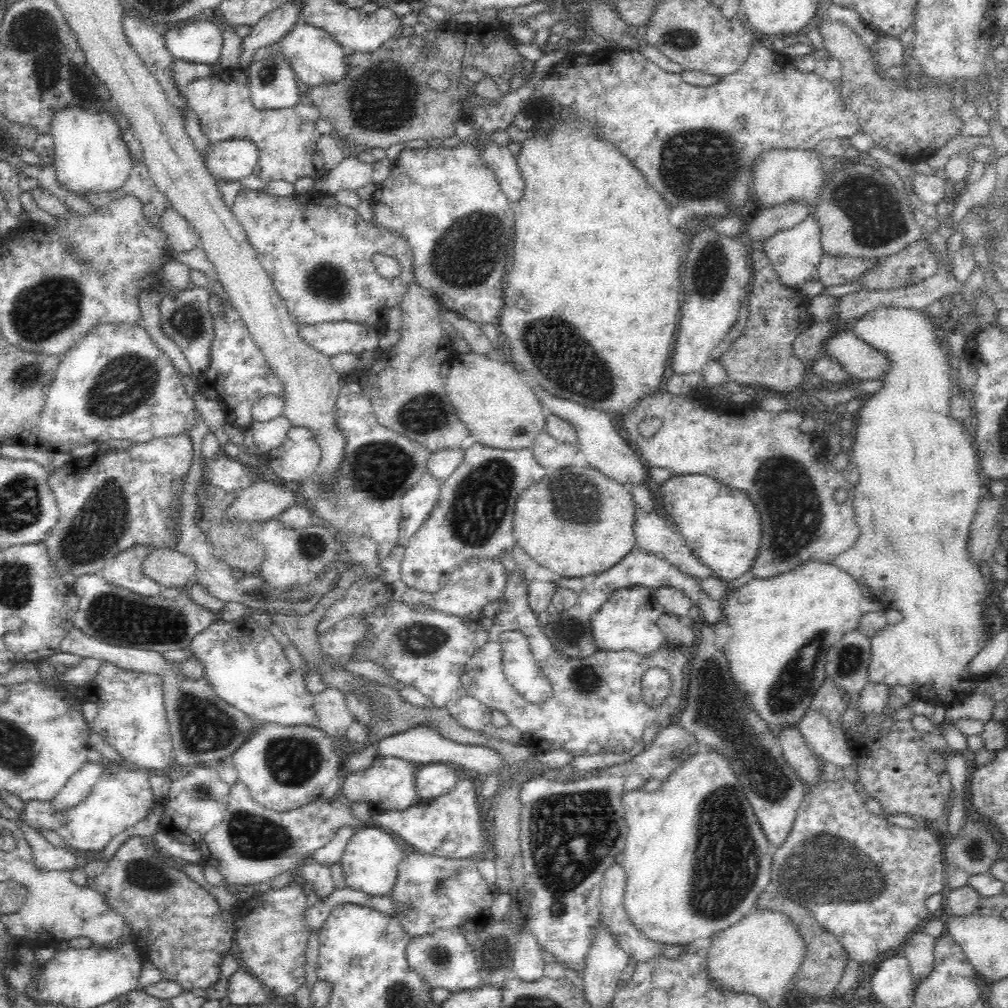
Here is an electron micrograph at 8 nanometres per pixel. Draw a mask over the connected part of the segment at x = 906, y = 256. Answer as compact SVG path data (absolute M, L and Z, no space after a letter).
M922 239L909 242L891 257L878 274L868 276L862 281L868 288L884 289L892 286L906 286L905 280L924 281L936 270L935 255L928 250Z

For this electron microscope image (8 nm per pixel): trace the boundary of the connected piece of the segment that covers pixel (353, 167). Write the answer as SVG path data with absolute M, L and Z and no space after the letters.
M358 157L343 158L336 167L315 179L314 188L323 193L334 194L341 188L357 190L372 182L372 163L361 162Z

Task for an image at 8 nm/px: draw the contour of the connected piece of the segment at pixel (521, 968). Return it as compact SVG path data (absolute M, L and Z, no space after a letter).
M528 930L517 938L514 957L512 960L511 976L525 982L535 982L544 977L545 963L539 954L537 941Z

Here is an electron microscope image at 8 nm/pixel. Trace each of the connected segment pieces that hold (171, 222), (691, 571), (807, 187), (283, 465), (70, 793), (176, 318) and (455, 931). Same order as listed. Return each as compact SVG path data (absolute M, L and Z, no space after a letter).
M168 204L162 210L158 223L166 233L166 244L171 254L188 252L188 250L192 250L194 246L199 244L199 233L197 230L171 204Z
M638 510L634 533L638 548L641 547L644 552L668 562L678 571L696 580L708 580L710 576L715 576L713 570L684 544L682 538L674 536L674 532L664 526L663 518L654 511L645 513Z
M770 148L754 158L750 164L750 184L753 198L762 202L762 206L770 206L790 198L812 198L816 202L818 190L827 177L822 168L819 153L802 148Z
M292 427L286 438L273 448L263 463L268 471L283 481L310 478L320 461L320 447L304 427Z
M88 761L83 764L60 788L58 794L51 801L50 806L54 812L70 811L79 805L91 793L92 787L103 773L102 762Z
M194 286L183 291L169 291L161 300L162 331L178 343L186 355L195 375L202 375L211 369L212 343L216 338L215 322L208 307L210 290L204 286Z
M459 926L436 928L432 932L416 934L416 937L412 937L406 946L405 958L413 973L432 989L446 988L450 992L454 992L476 988L483 983L478 967L476 948L474 944L468 944L464 928Z

